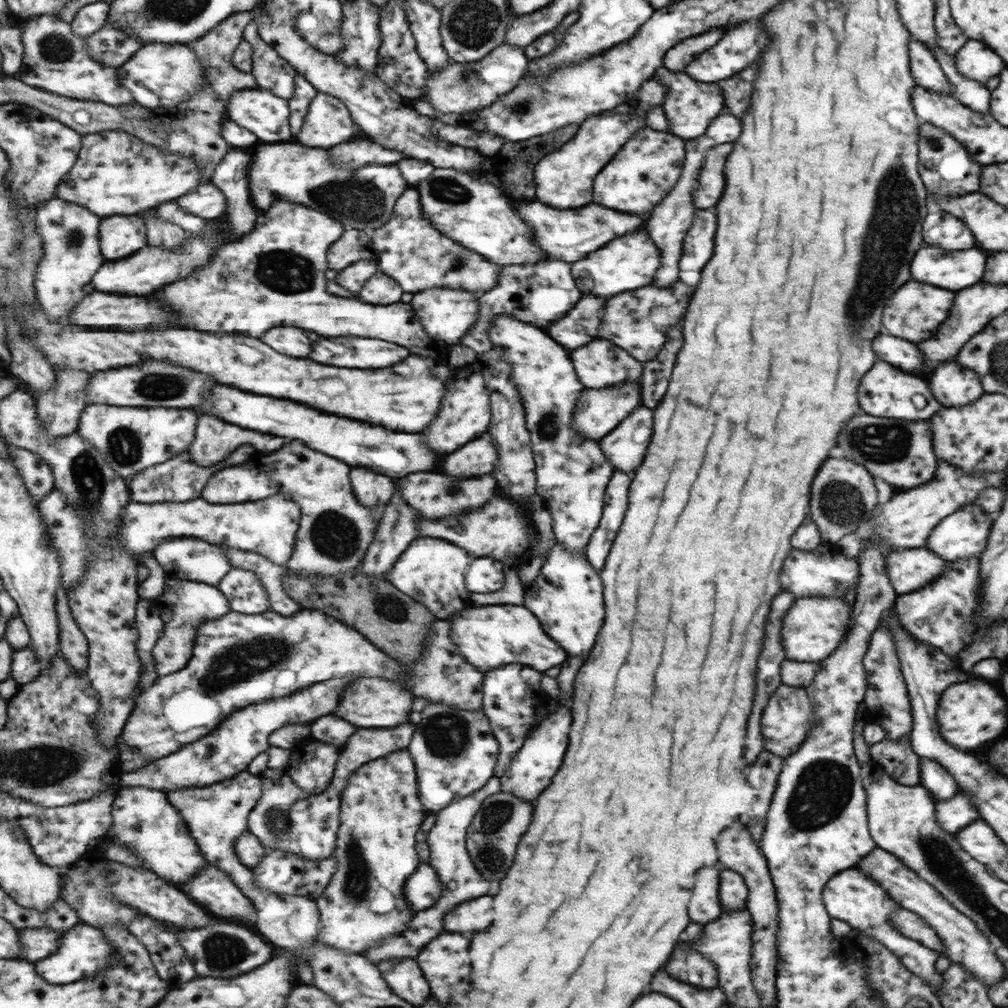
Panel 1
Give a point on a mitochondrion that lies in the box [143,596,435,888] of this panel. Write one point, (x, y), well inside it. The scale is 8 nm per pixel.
(235, 664)

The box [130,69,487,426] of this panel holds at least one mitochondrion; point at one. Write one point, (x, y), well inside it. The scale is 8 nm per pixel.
(360, 201)

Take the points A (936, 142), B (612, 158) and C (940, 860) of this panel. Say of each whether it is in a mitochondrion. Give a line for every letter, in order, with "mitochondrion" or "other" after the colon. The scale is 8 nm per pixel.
A: mitochondrion
B: other
C: mitochondrion

